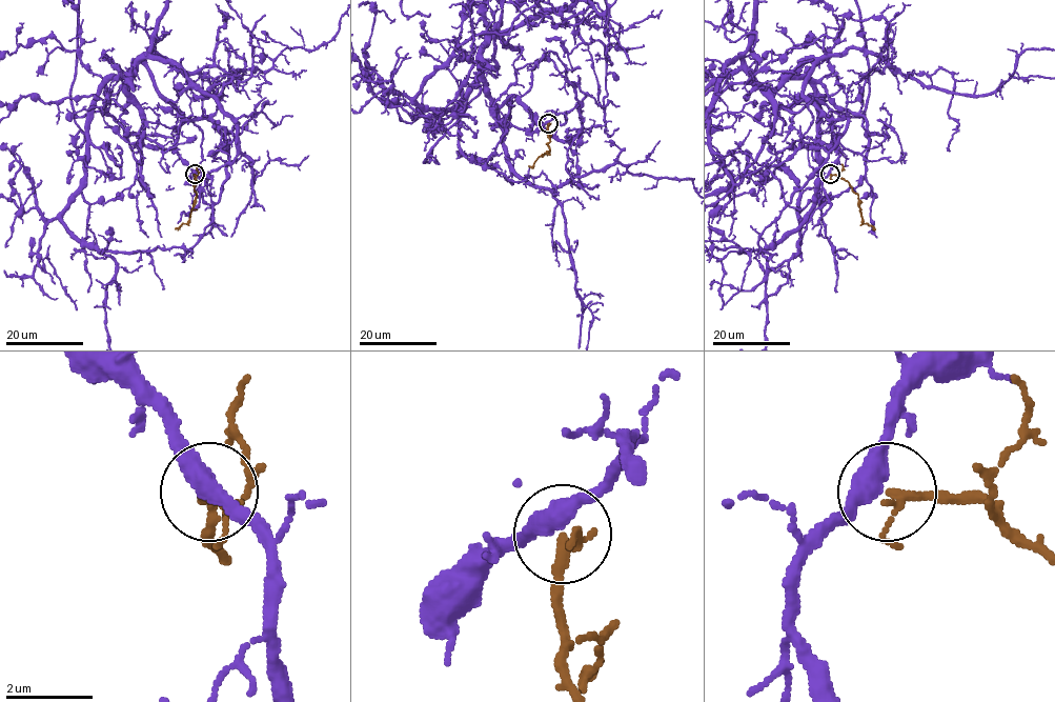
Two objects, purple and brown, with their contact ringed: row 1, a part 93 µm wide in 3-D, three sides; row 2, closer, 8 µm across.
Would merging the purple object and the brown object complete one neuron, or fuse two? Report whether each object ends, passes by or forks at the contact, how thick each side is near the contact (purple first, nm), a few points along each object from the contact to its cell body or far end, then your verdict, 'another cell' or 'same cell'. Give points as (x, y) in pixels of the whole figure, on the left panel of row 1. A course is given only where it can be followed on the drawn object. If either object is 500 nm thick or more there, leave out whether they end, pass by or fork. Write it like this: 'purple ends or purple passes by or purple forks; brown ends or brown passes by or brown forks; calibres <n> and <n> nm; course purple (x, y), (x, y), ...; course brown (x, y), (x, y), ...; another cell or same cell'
purple passes by; brown passes by; calibres 420 and 180 nm; course purple (195, 175), (175, 145), (181, 115), (141, 62), (126, 112), (114, 99), (73, 109); course brown (195, 175), (195, 206), (188, 221), (175, 228); same cell

